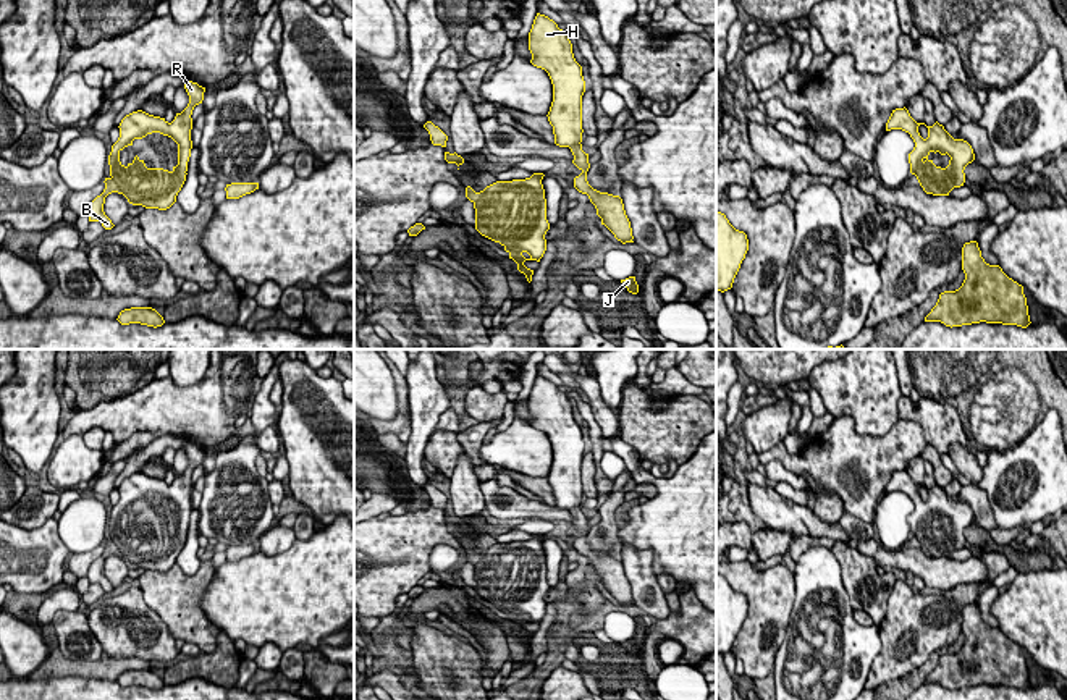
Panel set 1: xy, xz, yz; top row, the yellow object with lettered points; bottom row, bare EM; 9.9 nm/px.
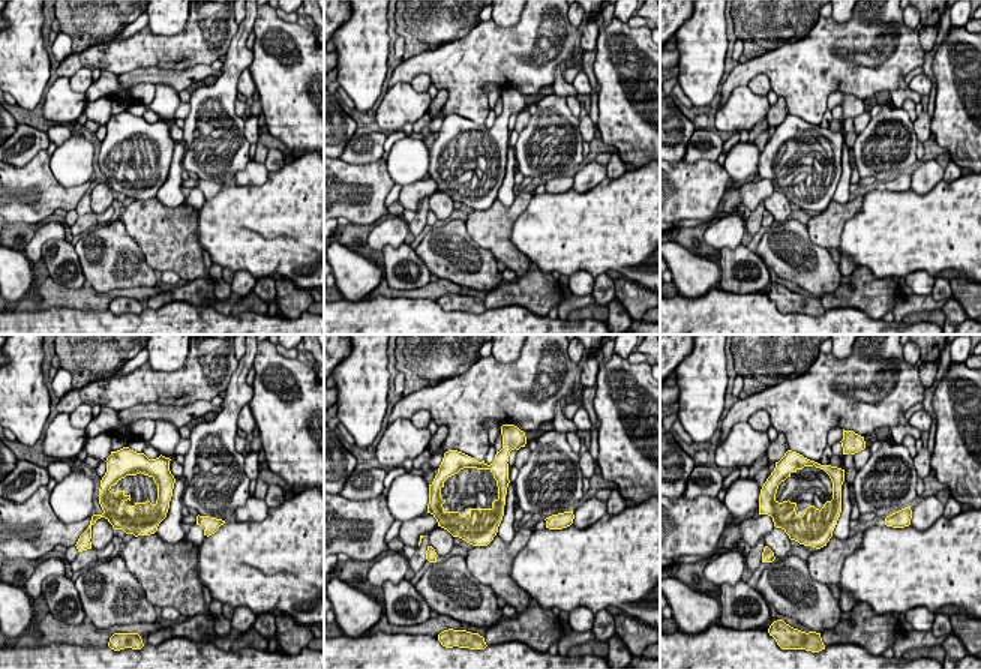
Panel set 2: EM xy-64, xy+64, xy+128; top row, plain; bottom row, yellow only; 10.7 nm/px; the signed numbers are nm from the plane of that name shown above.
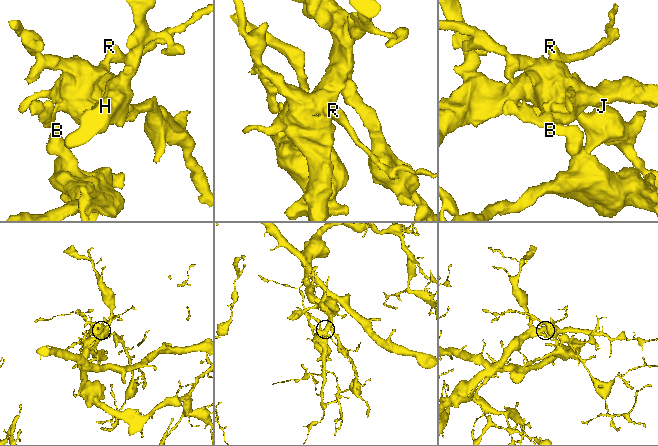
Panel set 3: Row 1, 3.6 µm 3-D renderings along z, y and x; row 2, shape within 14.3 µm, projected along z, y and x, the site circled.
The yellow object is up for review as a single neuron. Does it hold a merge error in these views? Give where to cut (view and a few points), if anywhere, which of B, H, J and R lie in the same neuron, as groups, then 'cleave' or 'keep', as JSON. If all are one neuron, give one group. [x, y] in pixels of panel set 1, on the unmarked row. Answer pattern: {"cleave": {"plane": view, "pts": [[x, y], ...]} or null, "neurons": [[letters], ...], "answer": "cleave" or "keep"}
{"cleave": {"plane": "xy", "pts": [[112, 539], [122, 555]]}, "neurons": [["B"], ["H", "J", "R"]], "answer": "cleave"}

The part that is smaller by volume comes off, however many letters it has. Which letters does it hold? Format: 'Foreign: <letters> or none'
Foreign: B

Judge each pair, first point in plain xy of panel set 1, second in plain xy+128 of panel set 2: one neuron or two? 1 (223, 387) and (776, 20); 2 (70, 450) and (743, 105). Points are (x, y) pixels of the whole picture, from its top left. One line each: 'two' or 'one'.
1: two
2: one

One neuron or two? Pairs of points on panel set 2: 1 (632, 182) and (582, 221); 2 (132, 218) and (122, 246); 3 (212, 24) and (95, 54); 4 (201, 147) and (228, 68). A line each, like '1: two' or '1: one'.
1: one
2: two
3: one
4: one

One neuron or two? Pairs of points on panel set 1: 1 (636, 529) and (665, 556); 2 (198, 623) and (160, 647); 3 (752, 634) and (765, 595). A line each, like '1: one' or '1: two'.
1: one
2: two
3: one

